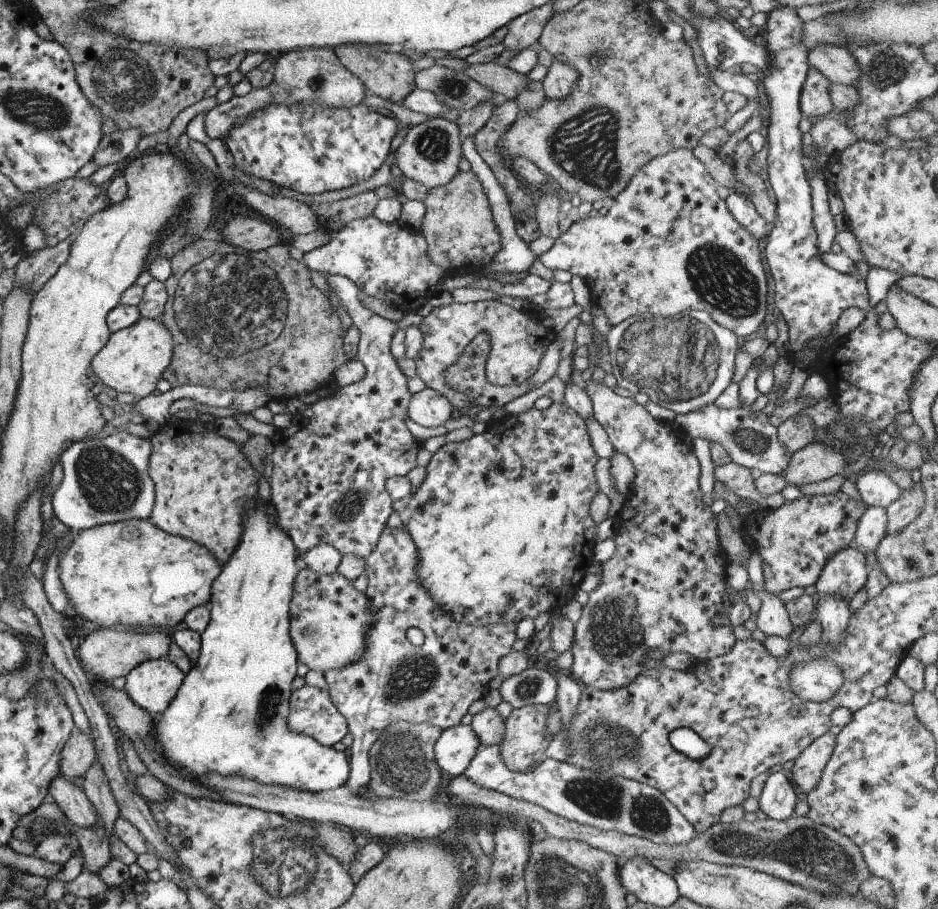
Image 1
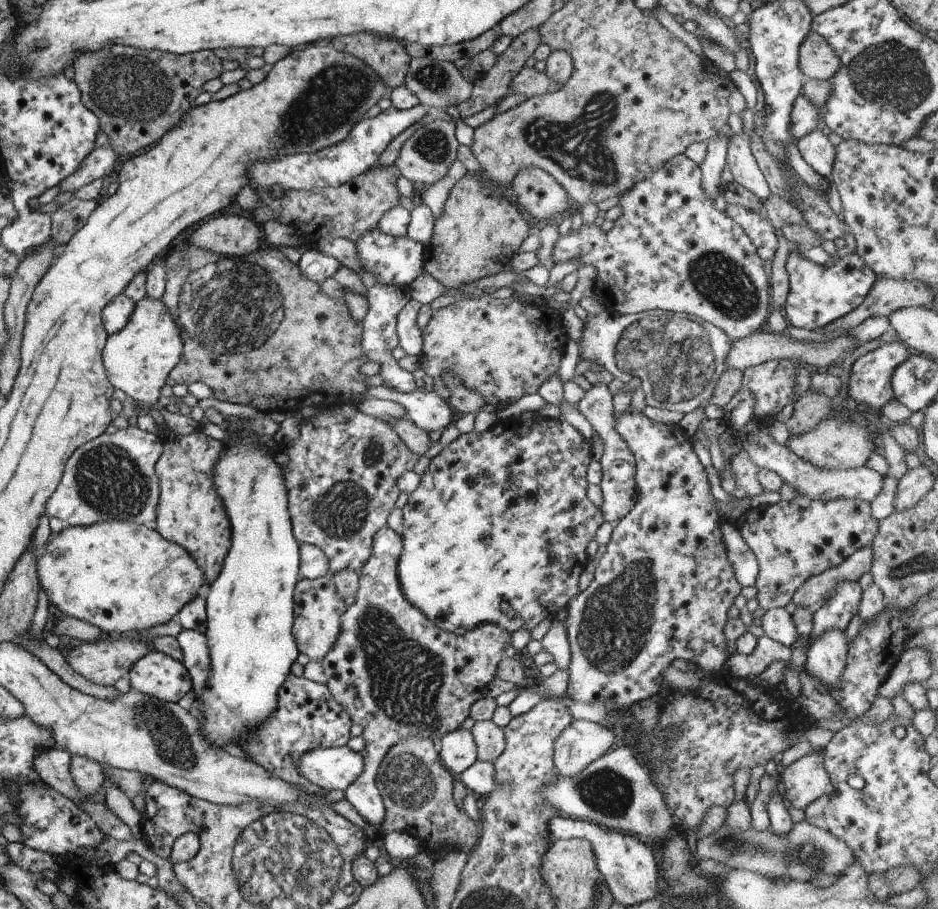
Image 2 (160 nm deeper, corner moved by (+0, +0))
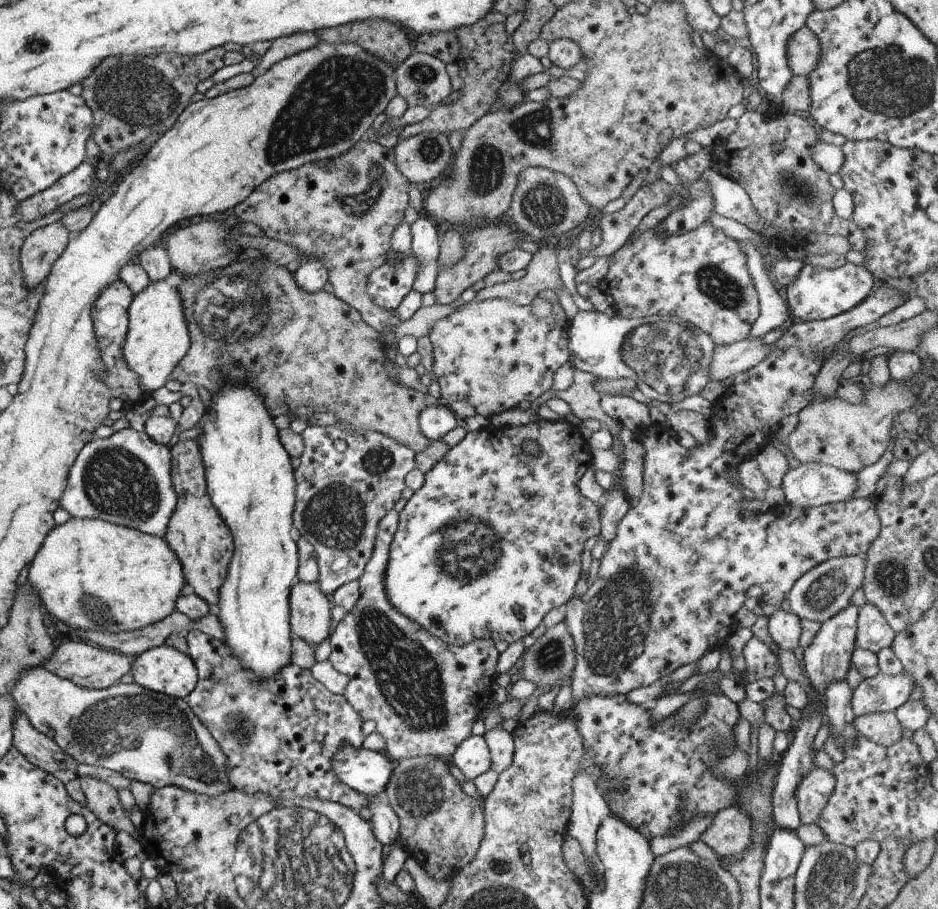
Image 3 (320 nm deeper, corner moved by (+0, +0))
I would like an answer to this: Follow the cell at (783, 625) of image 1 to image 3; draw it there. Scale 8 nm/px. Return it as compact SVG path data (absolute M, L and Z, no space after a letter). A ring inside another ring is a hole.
M777 608L768 616L767 630L778 647L792 651L800 637L800 618Z

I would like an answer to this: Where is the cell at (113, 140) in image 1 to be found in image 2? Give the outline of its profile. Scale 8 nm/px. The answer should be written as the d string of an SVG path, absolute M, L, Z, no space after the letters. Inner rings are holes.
M109 146L94 148L80 162L77 170L66 176L59 183L60 192L74 192L79 190L81 186L87 186L89 182L93 182L95 178L105 177L111 172L114 167L113 162L118 157L113 149Z

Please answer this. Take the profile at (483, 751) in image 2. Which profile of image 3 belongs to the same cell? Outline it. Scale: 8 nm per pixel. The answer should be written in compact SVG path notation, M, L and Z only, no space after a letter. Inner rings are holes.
M497 727L484 732L482 735L490 754L490 768L499 774L512 761L514 744L512 734Z

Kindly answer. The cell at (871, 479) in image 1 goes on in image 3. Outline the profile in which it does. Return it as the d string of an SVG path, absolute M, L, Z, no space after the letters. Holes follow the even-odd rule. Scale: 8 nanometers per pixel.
M805 463L797 468L789 467L782 478L780 488L783 491L784 504L798 509L813 508L851 498L855 488L855 474L821 463Z

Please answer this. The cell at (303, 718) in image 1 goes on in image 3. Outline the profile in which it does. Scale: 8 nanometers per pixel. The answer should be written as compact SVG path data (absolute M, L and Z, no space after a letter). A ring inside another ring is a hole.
M192 626L184 636L187 656L194 664L197 682L186 696L185 702L206 727L224 756L224 770L231 788L246 795L267 795L271 798L318 798L336 802L358 812L365 808L365 795L350 789L336 777L332 769L332 756L341 748L359 749L366 737L361 730L361 715L346 701L343 695L329 692L312 677L309 669L302 669L289 662L276 675L260 679L242 669L233 651L223 641L207 636Z

